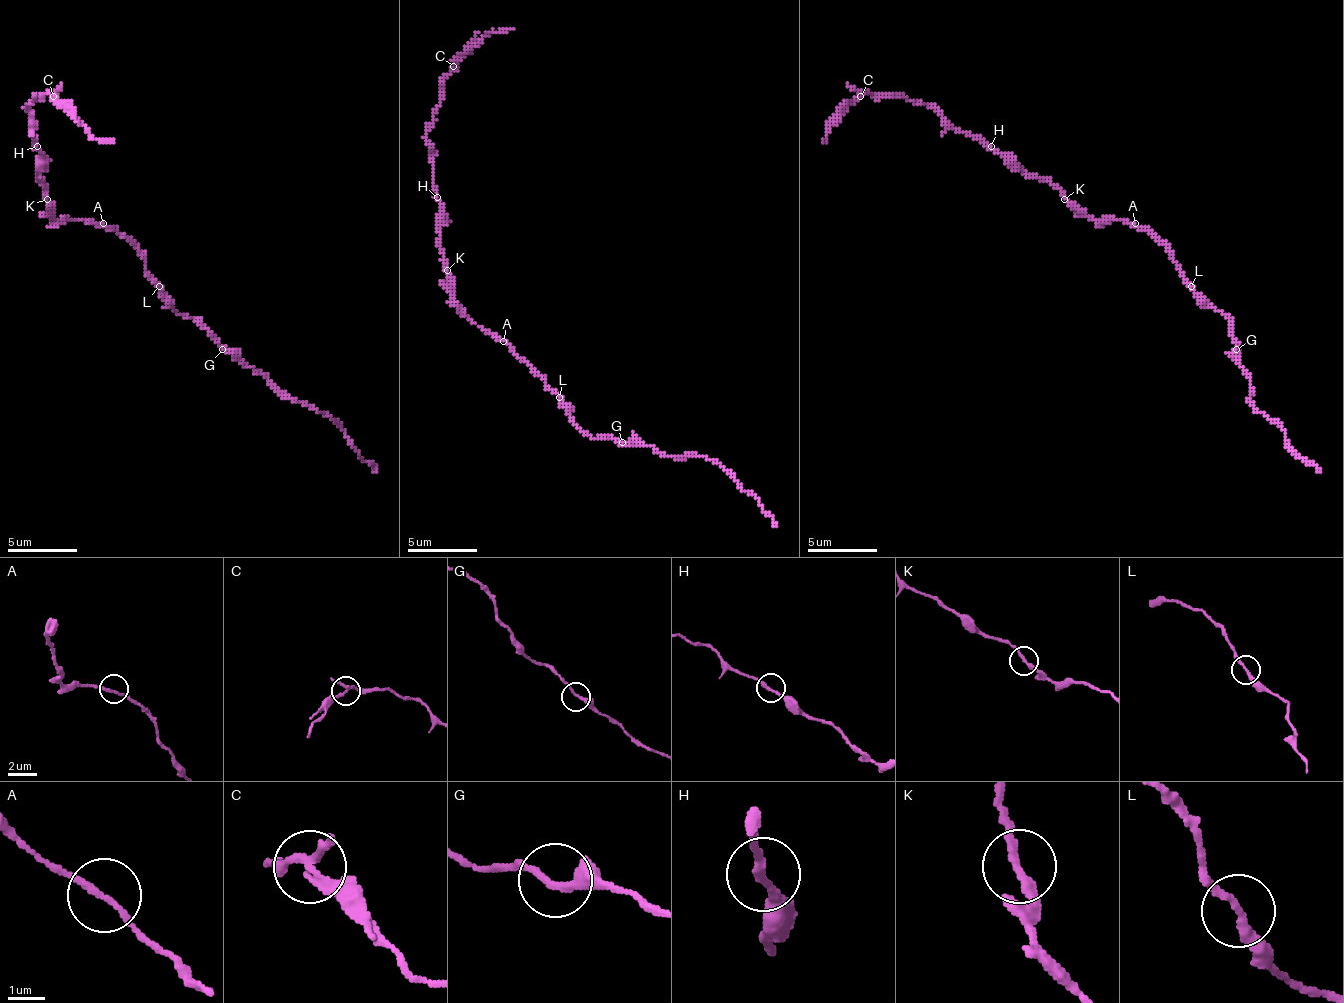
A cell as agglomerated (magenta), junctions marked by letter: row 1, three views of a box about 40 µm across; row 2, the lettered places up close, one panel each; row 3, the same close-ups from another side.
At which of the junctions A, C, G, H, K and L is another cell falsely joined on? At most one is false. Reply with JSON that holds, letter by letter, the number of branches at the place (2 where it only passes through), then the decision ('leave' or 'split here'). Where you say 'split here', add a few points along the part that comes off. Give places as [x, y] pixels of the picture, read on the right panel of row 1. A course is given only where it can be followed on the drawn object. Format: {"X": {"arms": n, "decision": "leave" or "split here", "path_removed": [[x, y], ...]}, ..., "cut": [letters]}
{"A": {"arms": 2, "decision": "leave"}, "C": {"arms": 3, "decision": "split here", "path_removed": [[861, 97], [830, 129], [823, 143]]}, "G": {"arms": 2, "decision": "leave"}, "H": {"arms": 2, "decision": "leave"}, "K": {"arms": 2, "decision": "leave"}, "L": {"arms": 2, "decision": "leave"}, "cut": ["C"]}

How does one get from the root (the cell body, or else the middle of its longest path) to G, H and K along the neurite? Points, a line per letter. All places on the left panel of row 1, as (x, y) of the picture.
G: (100, 227), (114, 227), (138, 251), (149, 276), (170, 304), (184, 318), (198, 321), (222, 349)
H: (100, 227), (89, 220), (54, 216), (54, 206), (40, 181), (37, 146)
K: (100, 227), (89, 220), (58, 220), (54, 216), (54, 206), (47, 199)

